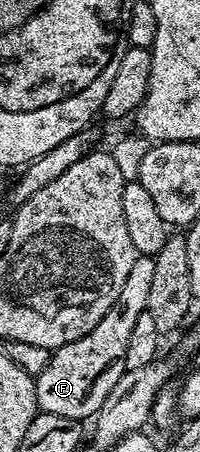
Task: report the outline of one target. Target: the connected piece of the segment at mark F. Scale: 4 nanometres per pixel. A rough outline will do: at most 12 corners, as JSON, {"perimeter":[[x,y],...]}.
{"perimeter":[[137,256],[98,327],[36,378],[41,413],[95,418],[126,372],[155,257]]}

